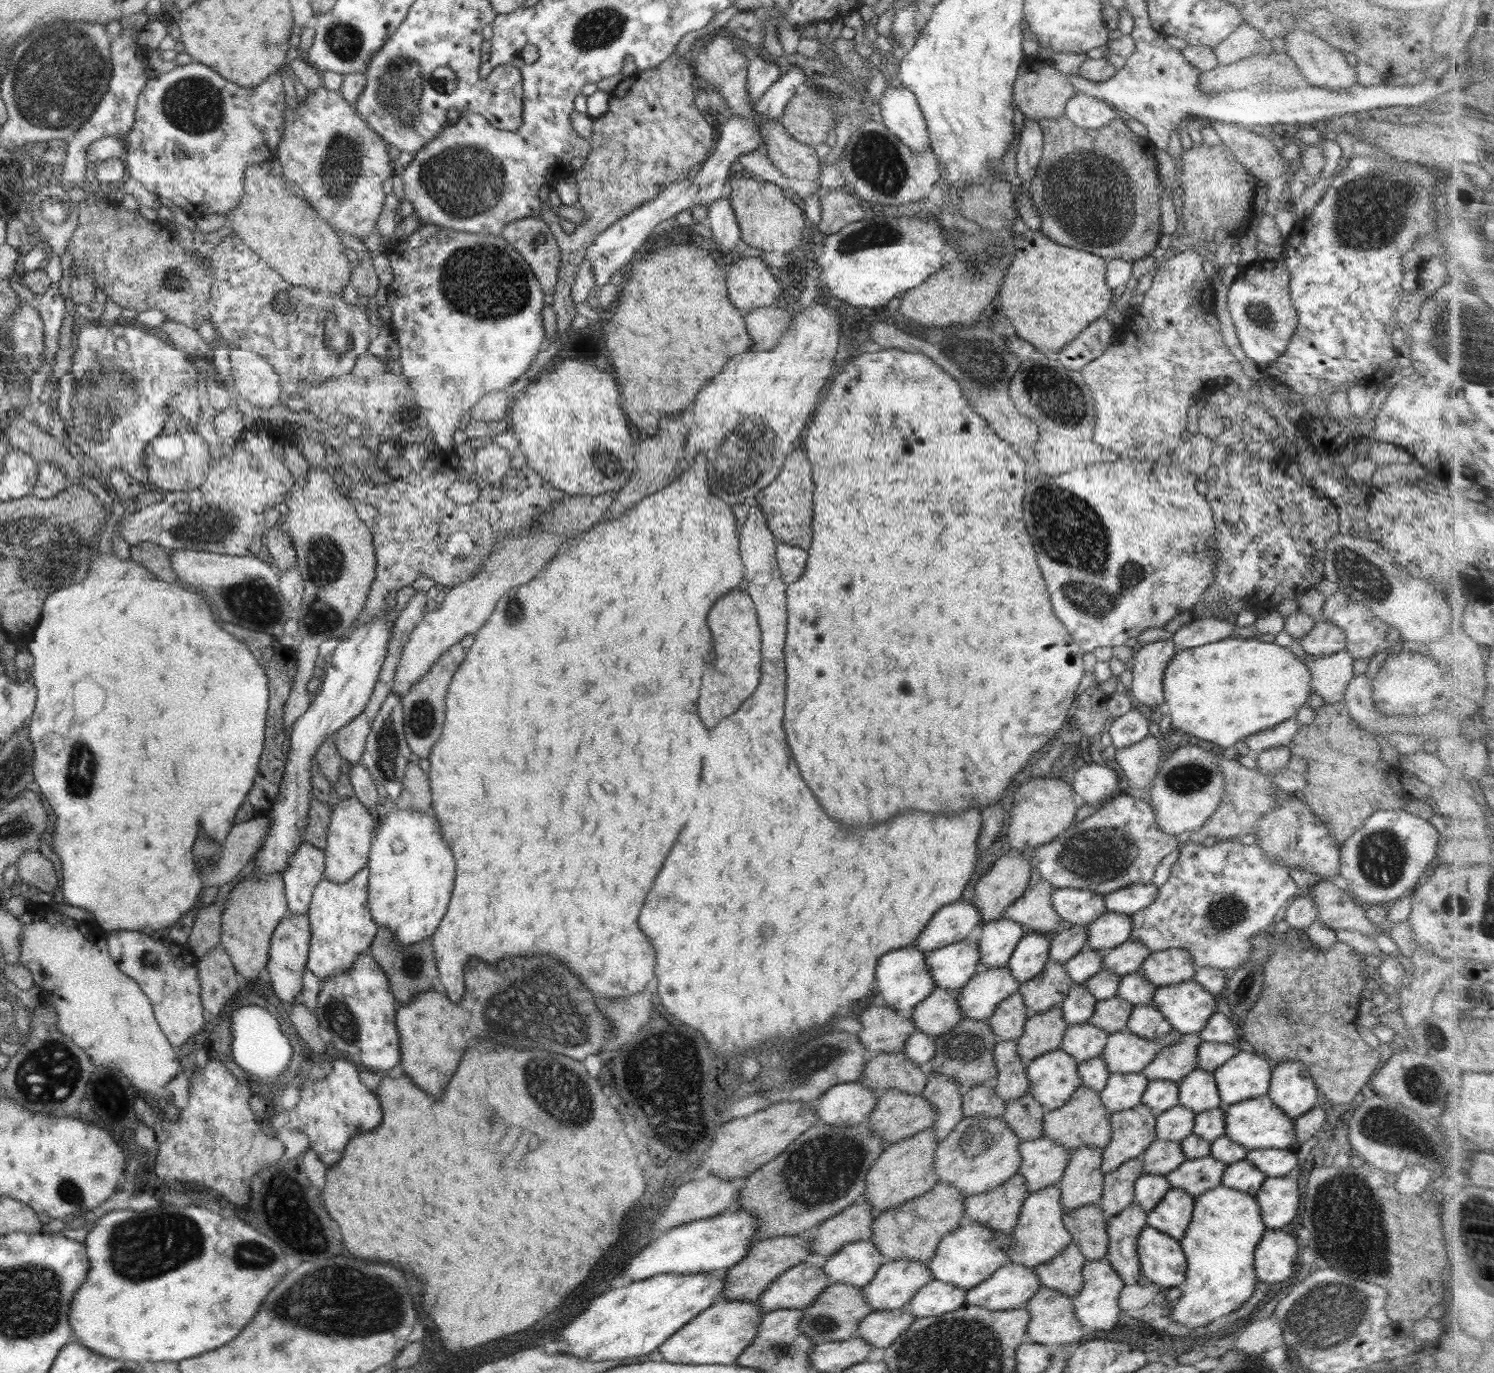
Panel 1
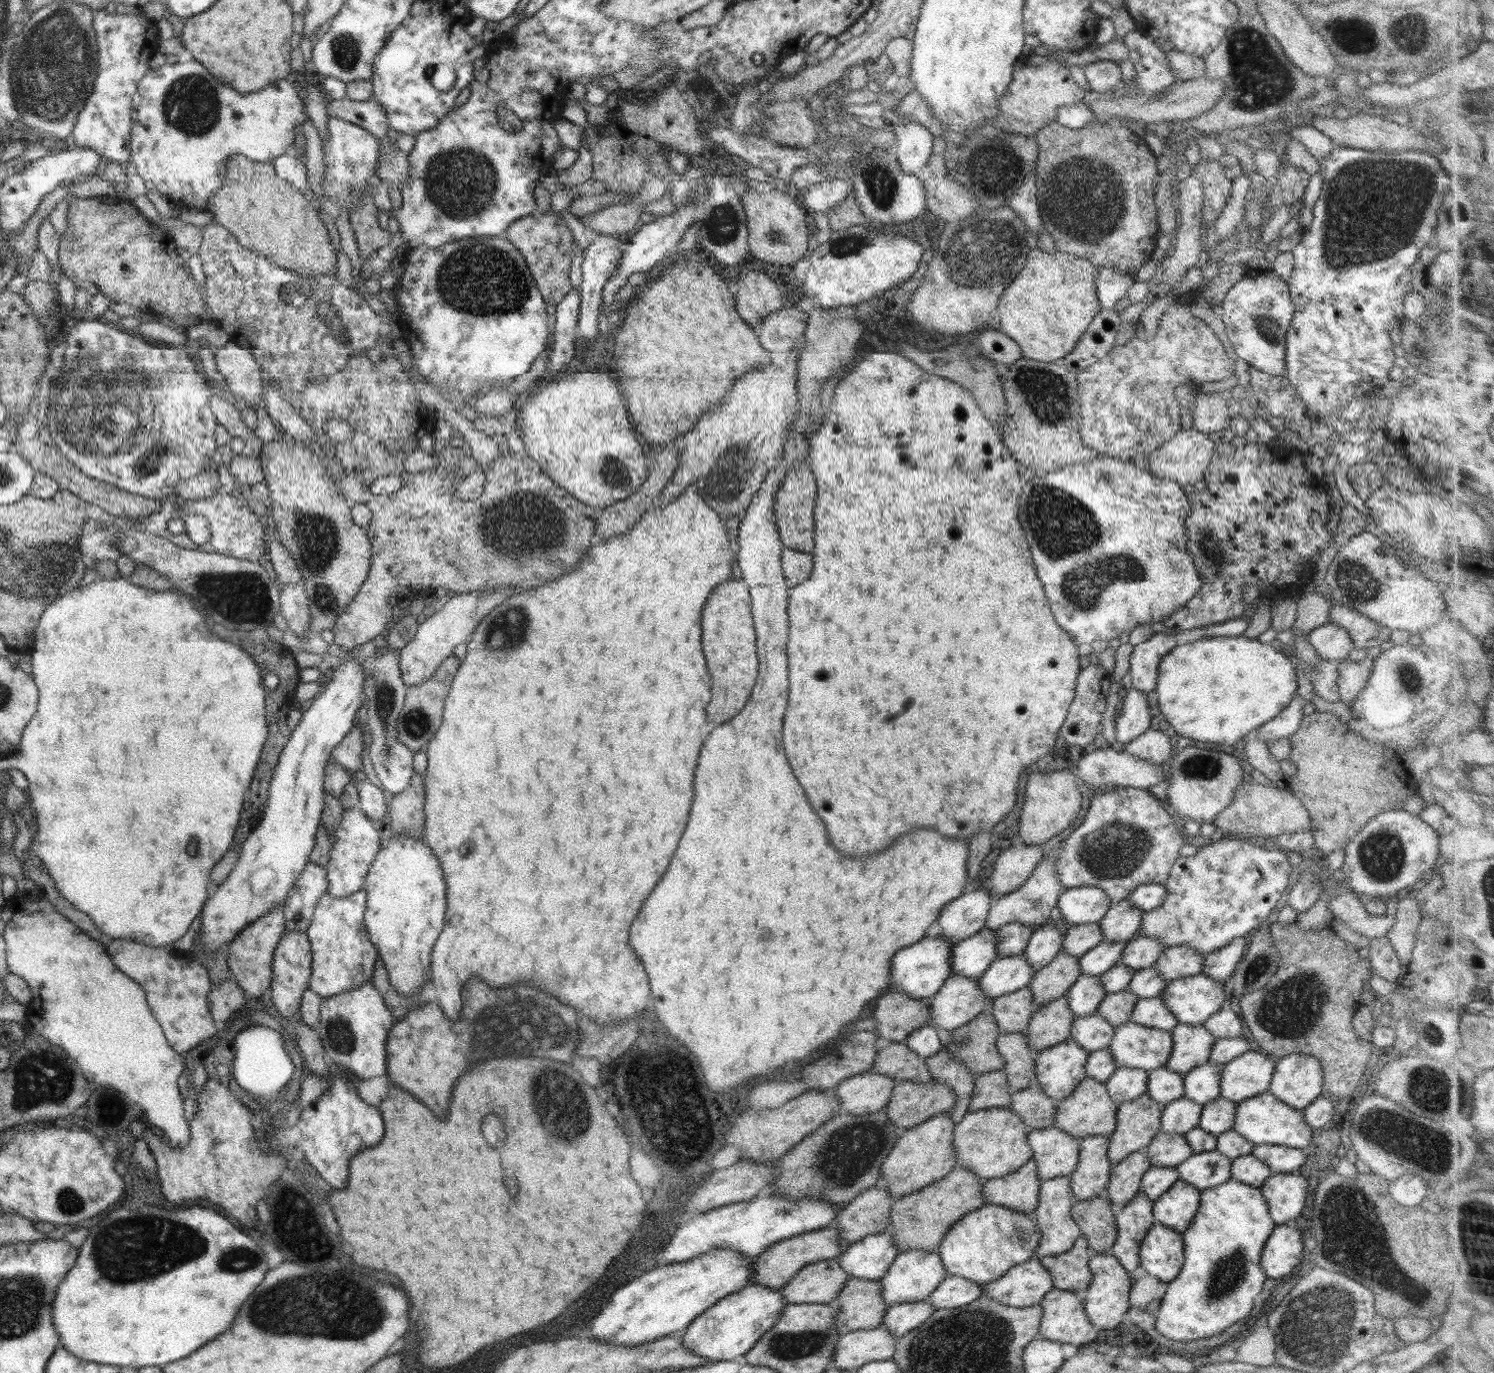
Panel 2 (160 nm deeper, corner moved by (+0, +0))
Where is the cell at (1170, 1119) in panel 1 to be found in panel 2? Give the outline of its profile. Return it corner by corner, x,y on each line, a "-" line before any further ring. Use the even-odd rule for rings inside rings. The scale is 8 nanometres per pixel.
1184,1096
1162,1106
1161,1130
1183,1135
1199,1126
1203,1106

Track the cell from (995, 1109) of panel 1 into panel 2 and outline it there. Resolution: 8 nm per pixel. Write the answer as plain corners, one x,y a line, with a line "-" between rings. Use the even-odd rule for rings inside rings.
1004,1071
986,1072
975,1077
974,1092
969,1104
970,1111
1009,1106
1013,1090

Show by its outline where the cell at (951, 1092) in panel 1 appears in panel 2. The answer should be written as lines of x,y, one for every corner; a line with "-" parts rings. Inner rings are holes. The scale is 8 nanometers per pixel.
944,1046
925,1061
933,1078
948,1085
956,1095
955,1105
948,1111
955,1126
969,1111
976,1077
968,1072
962,1062
956,1062
956,1057

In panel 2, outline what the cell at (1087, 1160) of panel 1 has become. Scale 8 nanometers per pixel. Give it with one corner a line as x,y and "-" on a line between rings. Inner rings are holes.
1090,1135
1079,1140
1079,1163
1069,1175
1075,1200
1105,1196
1109,1185
1110,1162
1107,1152
1109,1137

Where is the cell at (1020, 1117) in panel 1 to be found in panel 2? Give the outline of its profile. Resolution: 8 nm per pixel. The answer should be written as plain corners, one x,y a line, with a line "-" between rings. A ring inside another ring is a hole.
1032,1085
1013,1090
1011,1103
1007,1108
1015,1112
1028,1129
1041,1129
1055,1124
1056,1103
1040,1086

